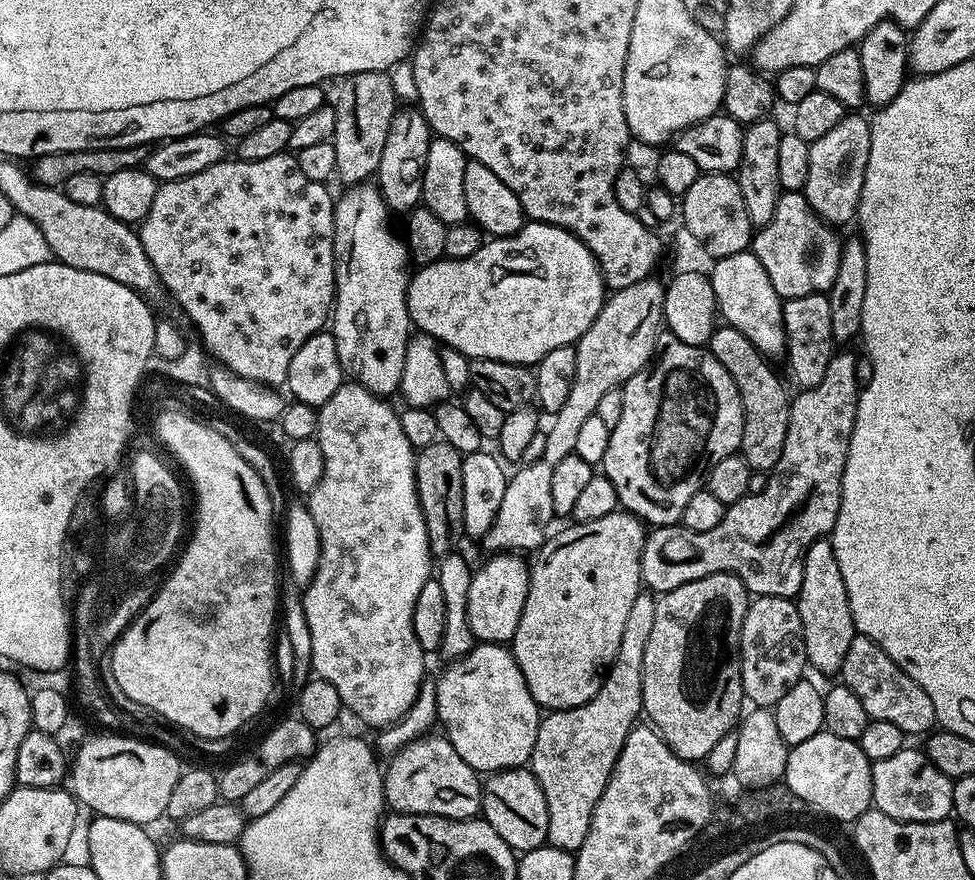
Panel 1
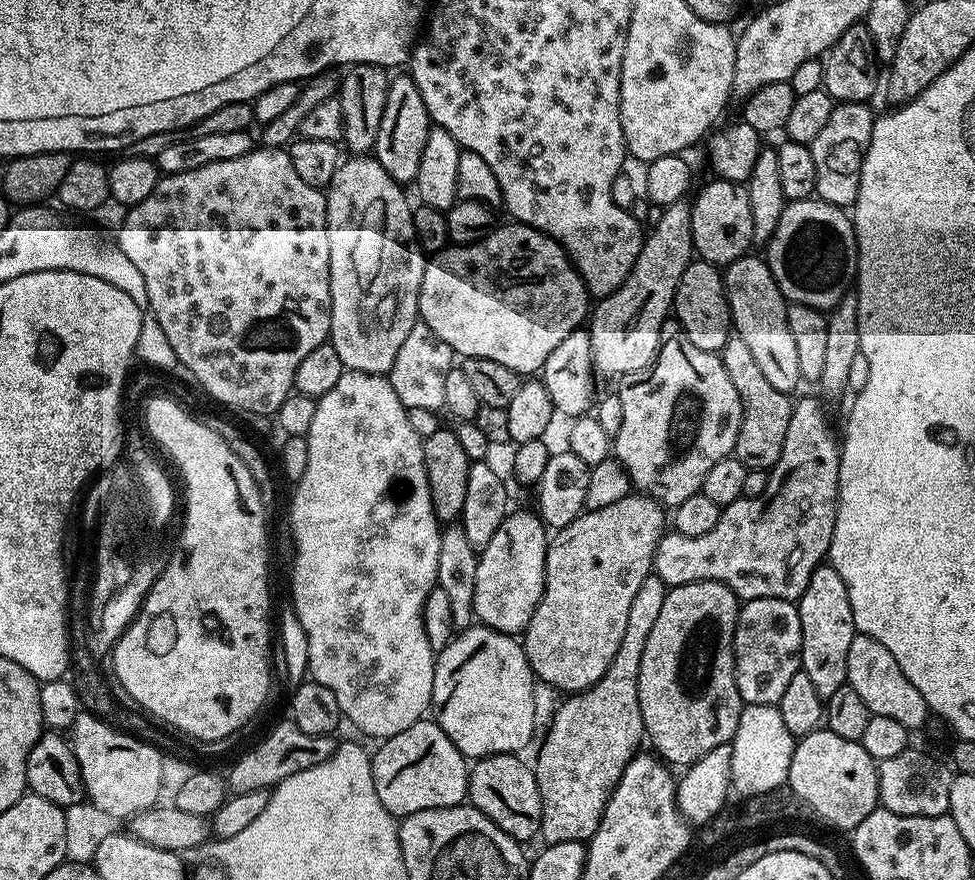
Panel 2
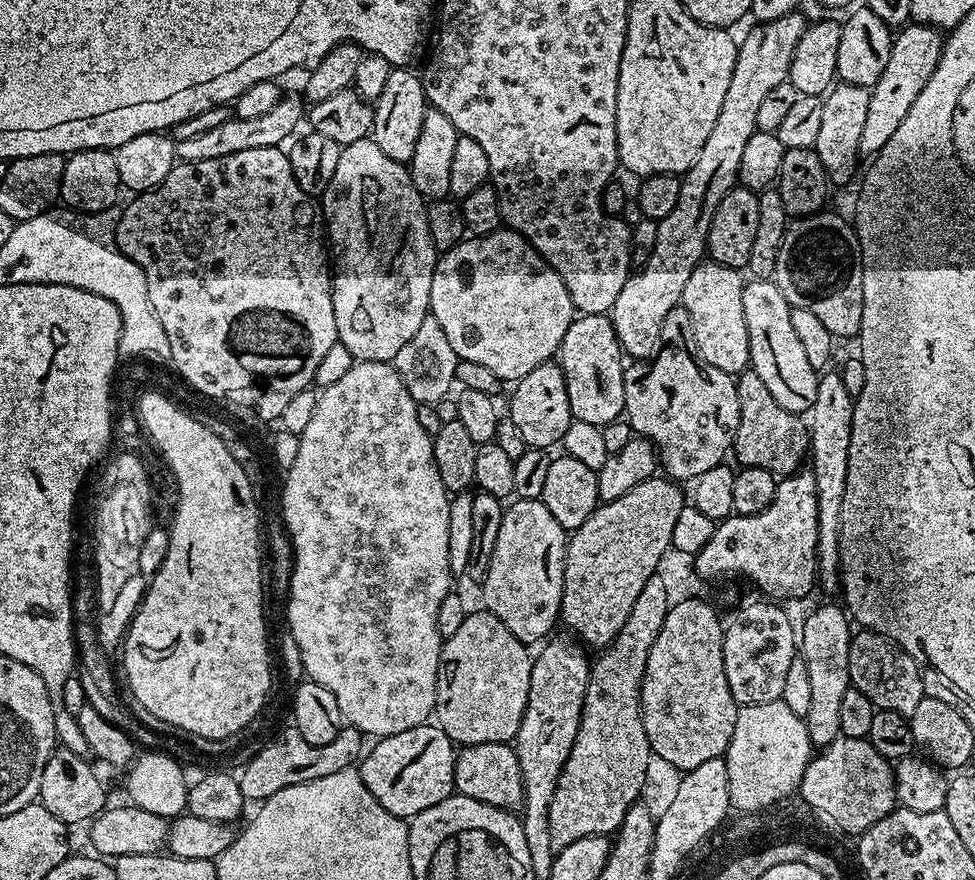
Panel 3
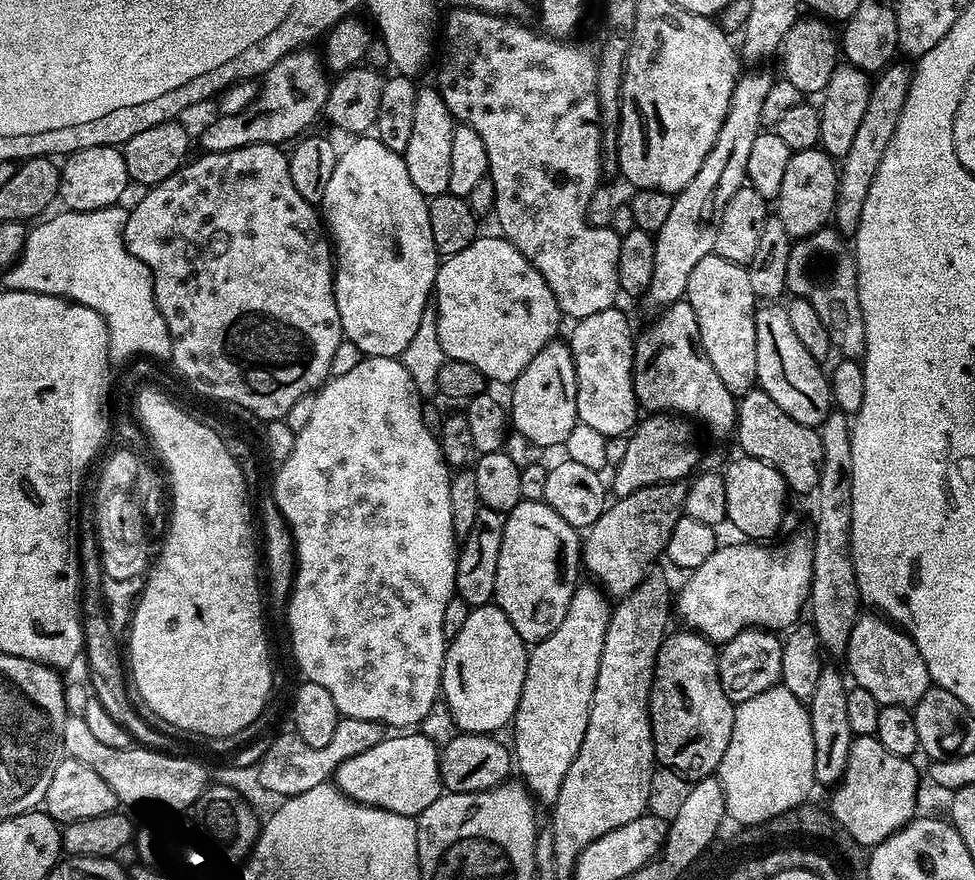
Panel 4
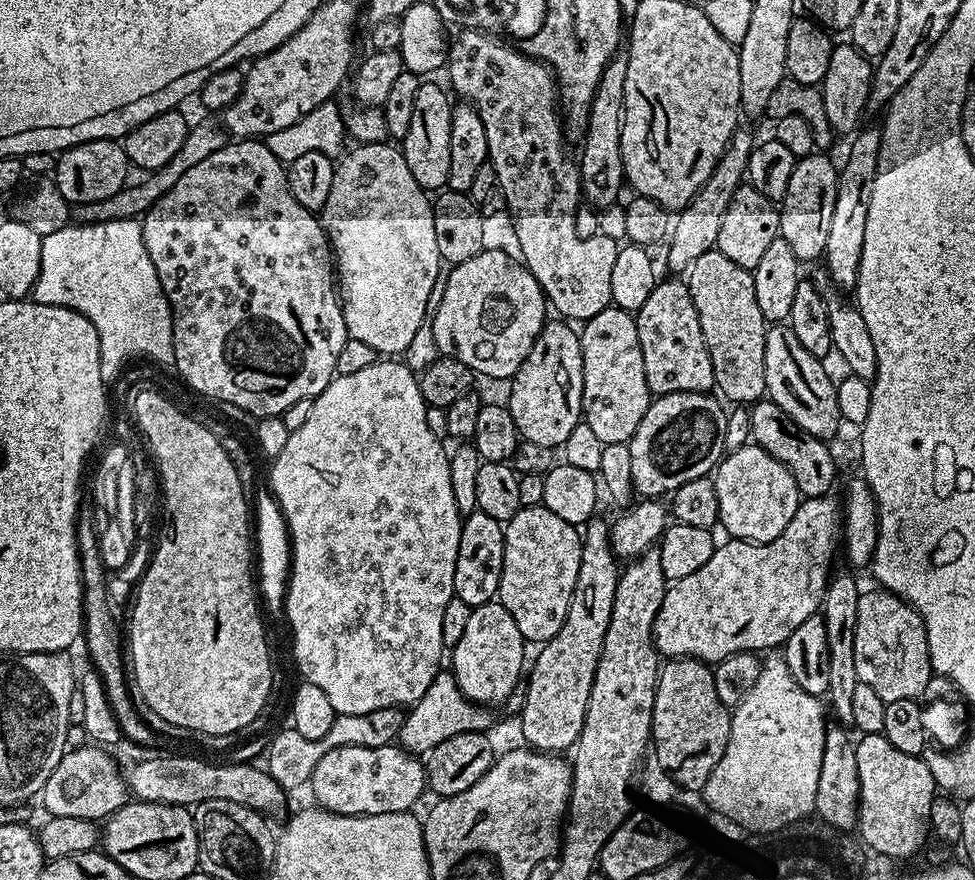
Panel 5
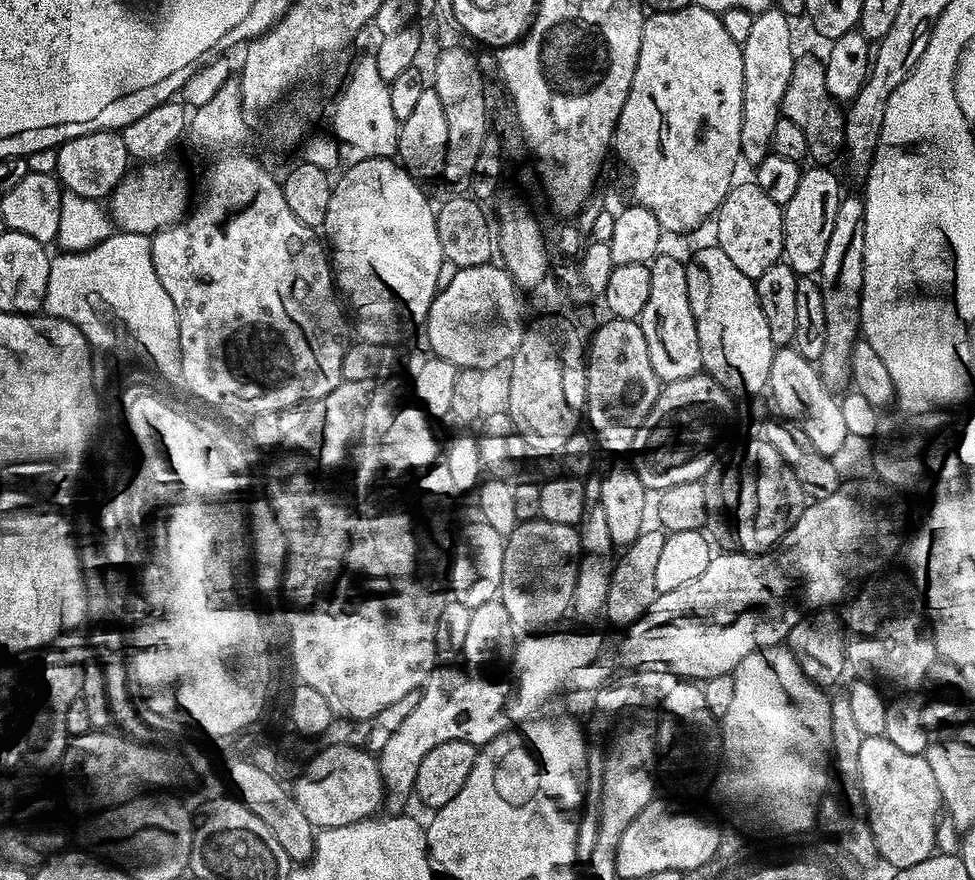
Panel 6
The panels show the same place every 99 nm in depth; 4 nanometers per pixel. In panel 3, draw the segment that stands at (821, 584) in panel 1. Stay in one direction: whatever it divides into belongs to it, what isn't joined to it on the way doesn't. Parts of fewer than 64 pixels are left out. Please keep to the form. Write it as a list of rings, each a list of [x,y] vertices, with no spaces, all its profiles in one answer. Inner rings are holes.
[[[839,603],[820,604],[798,628],[798,652],[810,680],[810,702],[806,715],[808,739],[816,746],[827,746],[841,739],[840,715],[842,698],[850,690],[850,642],[853,629],[848,629],[850,617]]]

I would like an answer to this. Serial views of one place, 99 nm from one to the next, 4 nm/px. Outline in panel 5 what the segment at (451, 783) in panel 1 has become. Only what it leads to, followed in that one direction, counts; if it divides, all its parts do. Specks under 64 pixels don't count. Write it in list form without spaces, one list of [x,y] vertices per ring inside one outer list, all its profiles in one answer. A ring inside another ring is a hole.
[[[395,743],[377,748],[366,746],[338,746],[320,756],[314,766],[310,789],[319,807],[339,816],[373,816],[374,814],[394,814],[395,812],[412,812],[419,802],[420,795],[425,795],[426,781],[424,765],[411,752],[405,752]]]

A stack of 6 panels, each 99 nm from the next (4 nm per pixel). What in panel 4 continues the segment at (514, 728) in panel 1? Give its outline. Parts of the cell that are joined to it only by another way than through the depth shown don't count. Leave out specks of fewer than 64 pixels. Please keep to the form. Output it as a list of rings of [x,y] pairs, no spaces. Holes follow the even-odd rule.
[[[495,602],[481,604],[469,611],[462,630],[447,641],[444,653],[444,669],[440,679],[442,700],[448,703],[448,712],[457,724],[461,733],[496,734],[499,728],[507,729],[513,723],[516,707],[522,694],[522,686],[526,682],[526,666],[528,665],[529,645],[510,626],[510,618]]]

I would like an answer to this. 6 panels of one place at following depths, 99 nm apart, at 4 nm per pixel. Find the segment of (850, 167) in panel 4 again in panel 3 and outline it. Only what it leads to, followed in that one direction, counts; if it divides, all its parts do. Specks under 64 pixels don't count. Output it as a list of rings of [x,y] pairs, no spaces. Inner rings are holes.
[[[915,22],[903,25],[893,35],[890,58],[882,69],[882,78],[878,78],[878,82],[870,90],[870,106],[866,110],[866,123],[860,143],[861,157],[875,157],[882,150],[882,146],[890,142],[890,137],[894,135],[894,130],[898,130],[902,118],[906,118],[906,113],[910,106],[914,106],[918,94],[922,94],[922,86],[930,82],[930,74],[934,74],[940,55],[944,53],[944,41],[941,29],[931,24]]]

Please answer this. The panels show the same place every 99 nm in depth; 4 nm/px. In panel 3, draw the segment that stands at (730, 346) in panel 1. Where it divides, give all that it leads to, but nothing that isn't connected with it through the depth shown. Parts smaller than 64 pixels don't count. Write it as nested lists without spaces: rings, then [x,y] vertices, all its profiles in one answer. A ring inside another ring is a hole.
[[[754,371],[741,372],[735,377],[738,390],[738,430],[731,451],[736,452],[737,465],[745,468],[761,468],[777,478],[791,476],[801,471],[803,462],[809,455],[808,426],[797,413],[786,410],[774,402],[774,394],[766,387],[766,382],[758,378]]]

